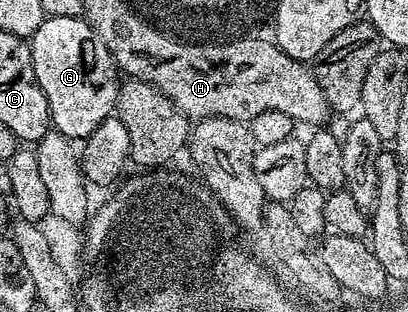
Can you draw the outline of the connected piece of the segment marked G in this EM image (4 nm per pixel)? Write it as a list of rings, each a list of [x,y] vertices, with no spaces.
[[[48,17],[39,26],[39,30],[31,38],[33,50],[33,73],[37,84],[43,90],[49,107],[49,119],[56,131],[69,137],[70,141],[81,142],[90,136],[107,117],[114,115],[117,106],[117,90],[119,87],[119,69],[113,63],[113,55],[97,36],[92,24],[81,18]]]

